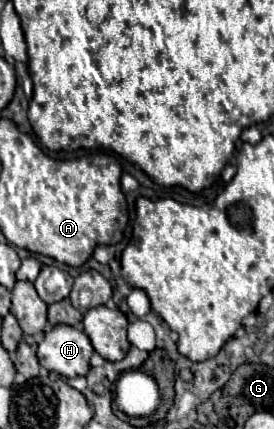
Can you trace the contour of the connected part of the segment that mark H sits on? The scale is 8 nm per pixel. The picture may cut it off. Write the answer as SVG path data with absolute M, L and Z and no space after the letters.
M56 324L52 330L44 334L44 340L38 344L38 360L48 372L56 372L64 378L76 378L84 376L90 370L90 356L94 354L90 338L68 324Z

